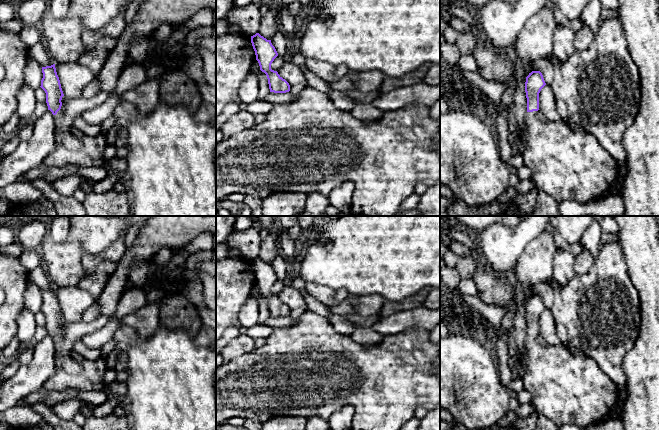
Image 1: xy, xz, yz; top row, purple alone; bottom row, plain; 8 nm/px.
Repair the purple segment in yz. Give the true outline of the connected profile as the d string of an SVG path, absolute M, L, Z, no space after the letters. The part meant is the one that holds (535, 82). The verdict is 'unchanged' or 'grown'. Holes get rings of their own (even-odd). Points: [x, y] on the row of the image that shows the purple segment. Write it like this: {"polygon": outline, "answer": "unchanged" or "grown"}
{"polygon": "M532 71L526 77L527 129L526 148L522 153L524 165L531 170L537 189L551 195L557 202L594 202L613 191L619 165L593 135L584 130L573 130L564 121L543 123L537 118L539 93L545 85L540 71Z", "answer": "grown"}

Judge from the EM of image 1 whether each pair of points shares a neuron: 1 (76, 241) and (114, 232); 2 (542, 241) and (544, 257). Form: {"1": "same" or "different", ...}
{"1": "same", "2": "same"}

